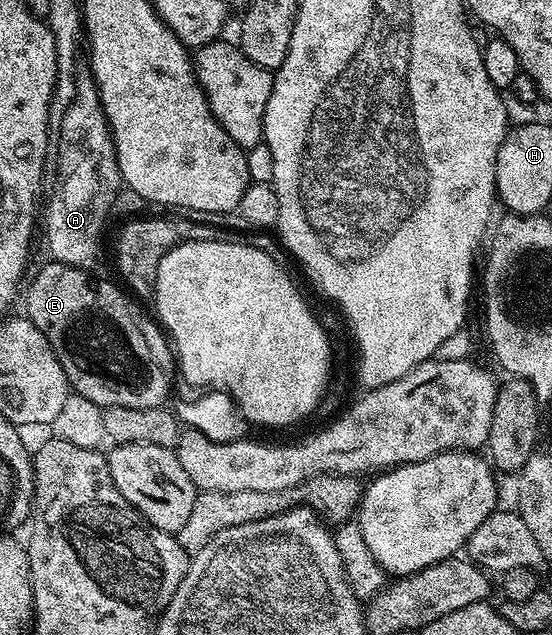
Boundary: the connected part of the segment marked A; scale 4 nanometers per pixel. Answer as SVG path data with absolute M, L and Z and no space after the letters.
M89 73L78 74L75 78L76 95L69 105L61 126L60 141L55 146L57 152L57 175L49 197L45 203L45 235L47 237L48 256L67 266L90 268L96 259L101 243L103 227L108 215L112 214L115 197L122 186L120 169L117 167L116 151L113 147L111 130L107 125L103 104L96 89L95 81Z

